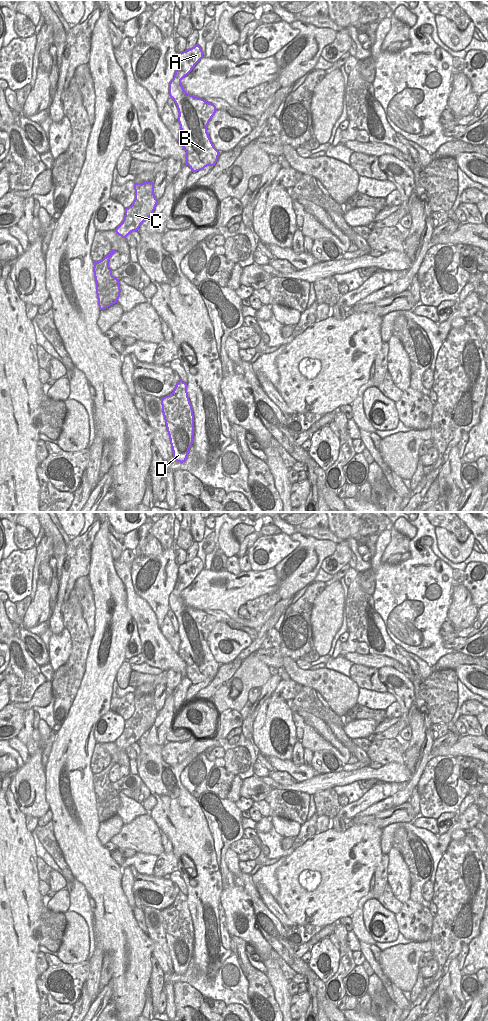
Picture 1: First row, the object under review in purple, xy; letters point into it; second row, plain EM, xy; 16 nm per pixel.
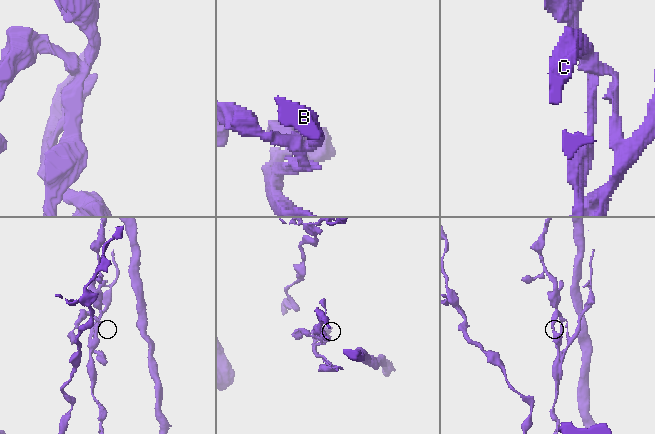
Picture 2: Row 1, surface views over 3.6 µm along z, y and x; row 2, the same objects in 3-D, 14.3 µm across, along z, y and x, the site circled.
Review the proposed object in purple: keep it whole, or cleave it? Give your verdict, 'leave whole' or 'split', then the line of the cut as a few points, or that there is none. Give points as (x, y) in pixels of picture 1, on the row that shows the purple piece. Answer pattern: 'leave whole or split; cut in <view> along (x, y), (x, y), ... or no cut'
leave whole; no cut

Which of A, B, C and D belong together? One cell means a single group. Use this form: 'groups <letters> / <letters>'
groups A B C D

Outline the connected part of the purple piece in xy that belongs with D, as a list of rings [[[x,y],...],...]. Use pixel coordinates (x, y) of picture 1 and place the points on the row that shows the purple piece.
[[[179,379],[173,392],[161,398],[161,405],[173,458],[183,463],[187,459],[194,436],[194,415],[187,383]]]

